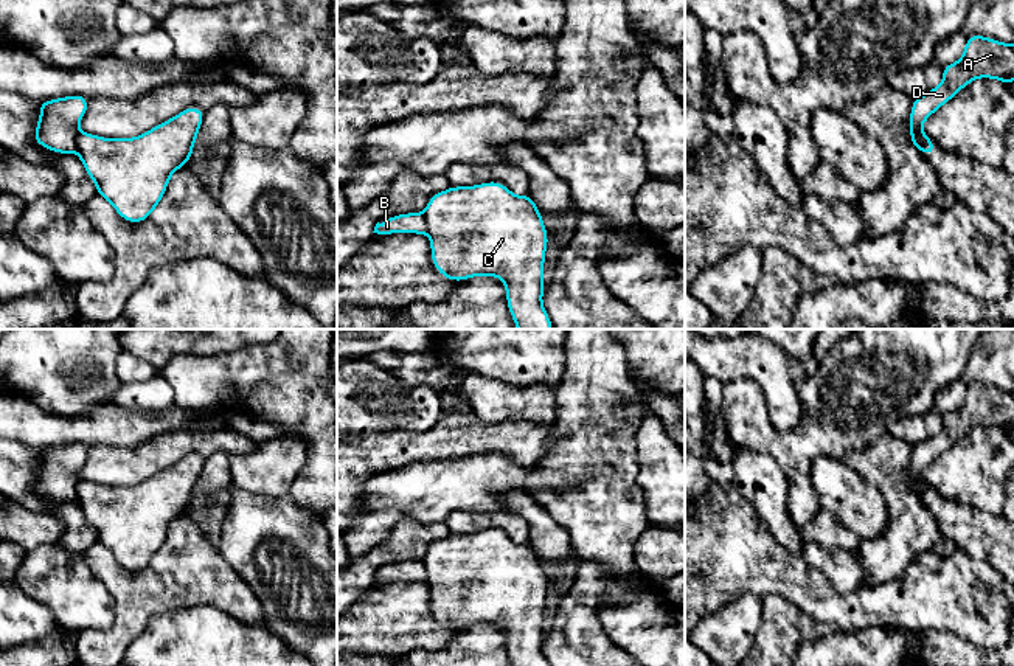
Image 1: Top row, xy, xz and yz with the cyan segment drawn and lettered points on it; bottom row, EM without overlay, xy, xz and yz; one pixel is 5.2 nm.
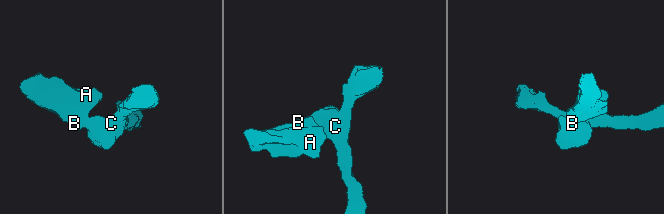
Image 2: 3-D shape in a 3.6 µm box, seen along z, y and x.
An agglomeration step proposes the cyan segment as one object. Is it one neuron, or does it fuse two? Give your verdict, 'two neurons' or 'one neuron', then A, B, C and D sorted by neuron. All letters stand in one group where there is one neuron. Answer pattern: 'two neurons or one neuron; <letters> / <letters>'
two neurons; A B D / C

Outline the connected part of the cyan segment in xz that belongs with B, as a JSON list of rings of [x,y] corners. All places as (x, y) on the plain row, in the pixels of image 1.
[[[404,560],[384,567],[382,571],[376,571],[374,579],[377,582],[396,582],[407,579],[410,582],[425,581],[427,571],[422,560]]]

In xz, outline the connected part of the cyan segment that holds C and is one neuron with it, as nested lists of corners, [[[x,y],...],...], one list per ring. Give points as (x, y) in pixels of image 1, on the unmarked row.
[[[502,529],[450,534],[435,540],[422,560],[433,615],[450,629],[497,624],[505,630],[512,666],[550,666],[543,652],[548,581],[533,545],[511,540]]]

